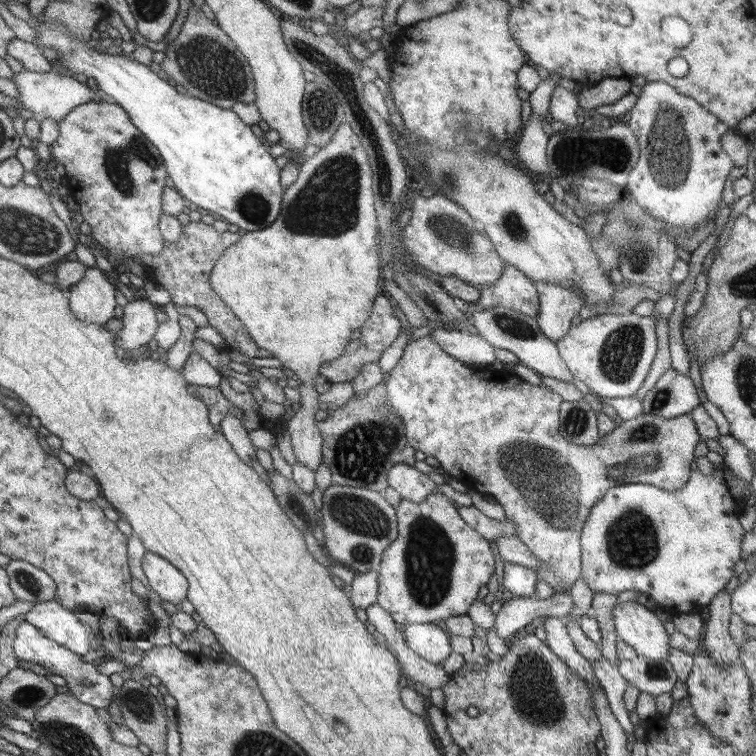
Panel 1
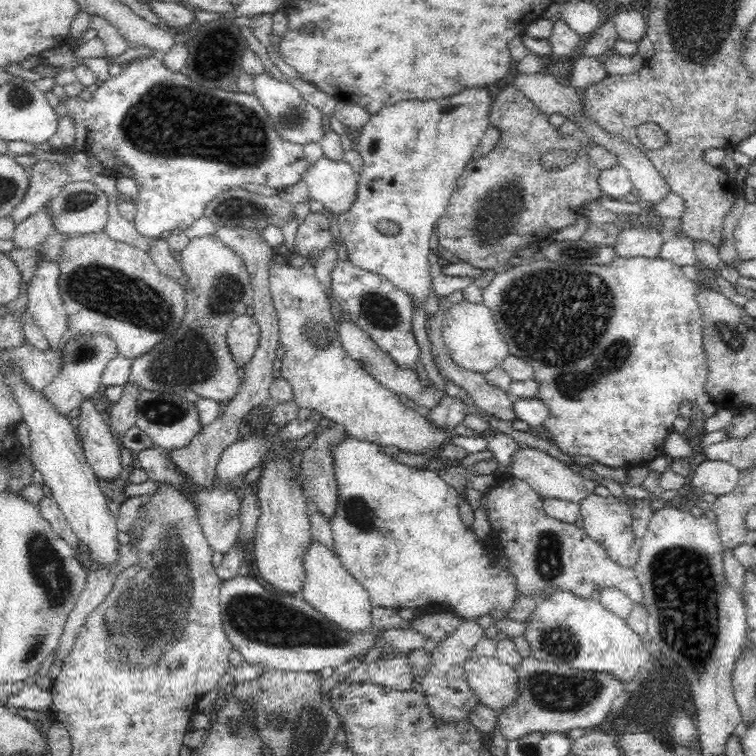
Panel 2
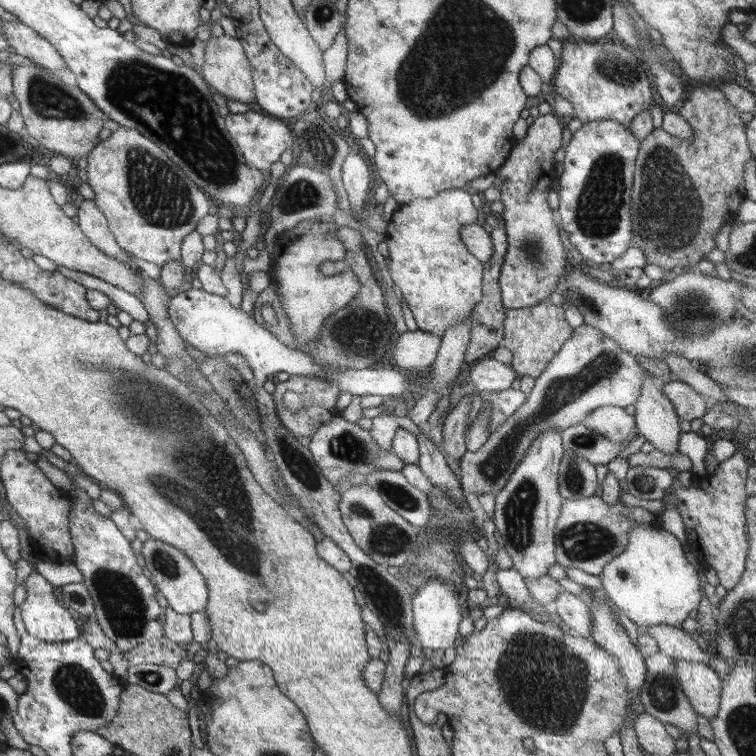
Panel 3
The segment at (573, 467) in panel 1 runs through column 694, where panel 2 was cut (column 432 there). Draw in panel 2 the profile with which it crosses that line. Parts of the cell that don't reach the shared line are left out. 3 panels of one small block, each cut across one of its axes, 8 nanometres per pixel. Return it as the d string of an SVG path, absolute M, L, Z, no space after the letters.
M273 256L269 264L270 293L278 316L279 345L284 353L279 375L292 387L294 403L299 409L310 409L320 413L322 418L328 418L338 426L345 427L348 435L360 441L368 441L380 446L398 446L404 452L416 452L417 455L426 454L428 458L434 458L430 456L432 448L438 450L438 446L446 446L446 438L452 432L440 432L443 427L435 426L436 423L432 423L425 412L416 412L407 408L400 402L396 393L385 389L370 374L364 372L358 362L348 357L339 336L336 320L332 316L331 303L328 302L323 284L315 276L316 270L302 272L301 268L293 268L287 262L276 263Z

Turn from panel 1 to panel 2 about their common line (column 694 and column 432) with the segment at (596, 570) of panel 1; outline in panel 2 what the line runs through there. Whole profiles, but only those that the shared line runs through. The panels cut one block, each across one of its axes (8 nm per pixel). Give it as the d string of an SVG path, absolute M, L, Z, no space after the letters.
M346 435L339 443L336 443L331 448L331 455L333 458L333 469L335 470L335 477L338 487L338 498L336 502L336 512L332 514L332 520L330 520L330 526L332 529L332 538L334 541L335 549L337 550L338 557L342 561L342 564L346 569L348 569L348 572L366 589L366 592L369 594L370 603L372 603L372 606L384 606L389 609L412 609L415 611L415 608L428 608L428 606L440 606L440 604L448 604L448 606L442 606L444 610L441 612L454 612L454 615L456 616L466 616L467 620L475 619L481 616L484 616L485 614L488 614L490 610L500 610L500 612L507 612L508 608L512 608L514 604L514 598L521 598L520 593L517 590L517 586L515 583L515 576L510 572L508 572L509 568L506 568L506 570L500 570L500 568L490 568L490 558L492 556L484 556L485 552L482 552L482 546L480 546L480 541L484 540L476 540L476 537L474 536L474 532L468 532L466 530L466 527L472 527L472 526L464 526L463 525L463 519L460 516L460 509L458 506L458 497L456 496L456 490L448 487L448 485L438 476L436 475L436 471L432 471L432 469L419 469L416 467L409 467L402 463L398 463L394 457L391 457L390 455L387 455L380 449L380 445L374 445L368 441L360 441L353 436Z

